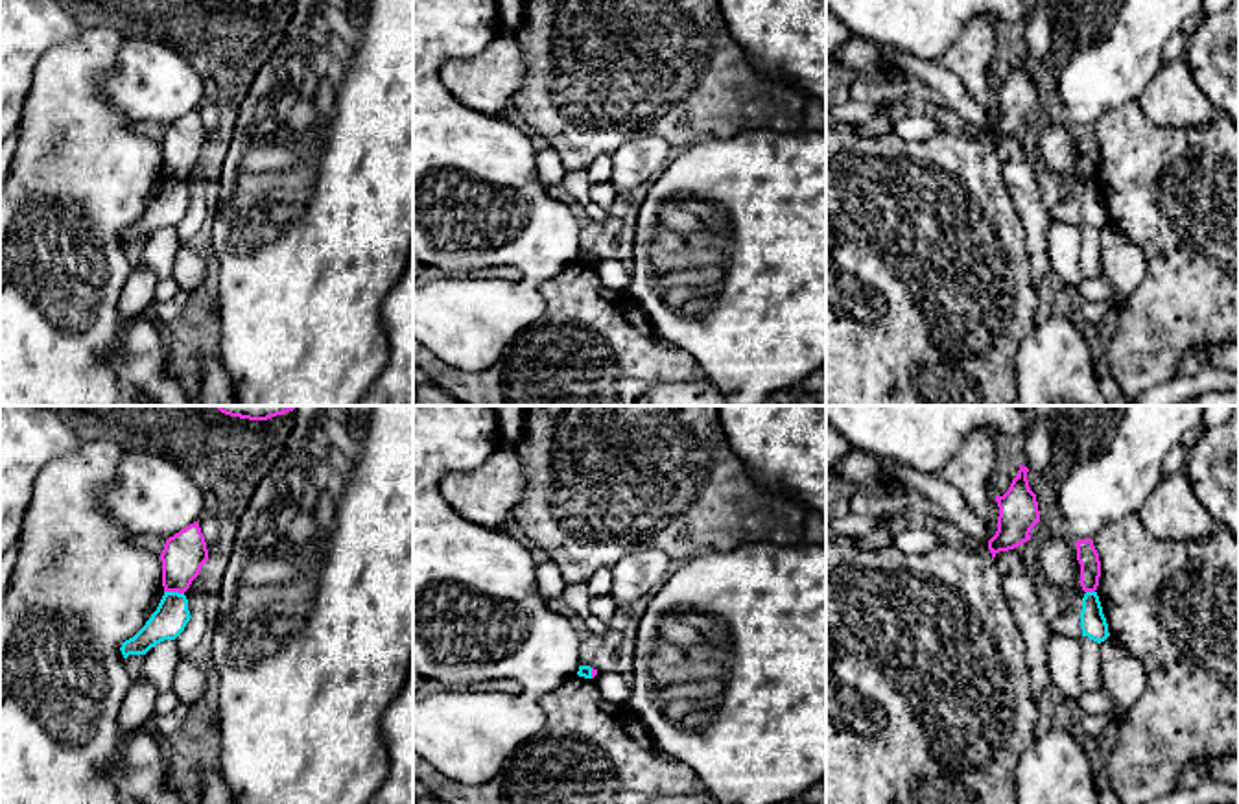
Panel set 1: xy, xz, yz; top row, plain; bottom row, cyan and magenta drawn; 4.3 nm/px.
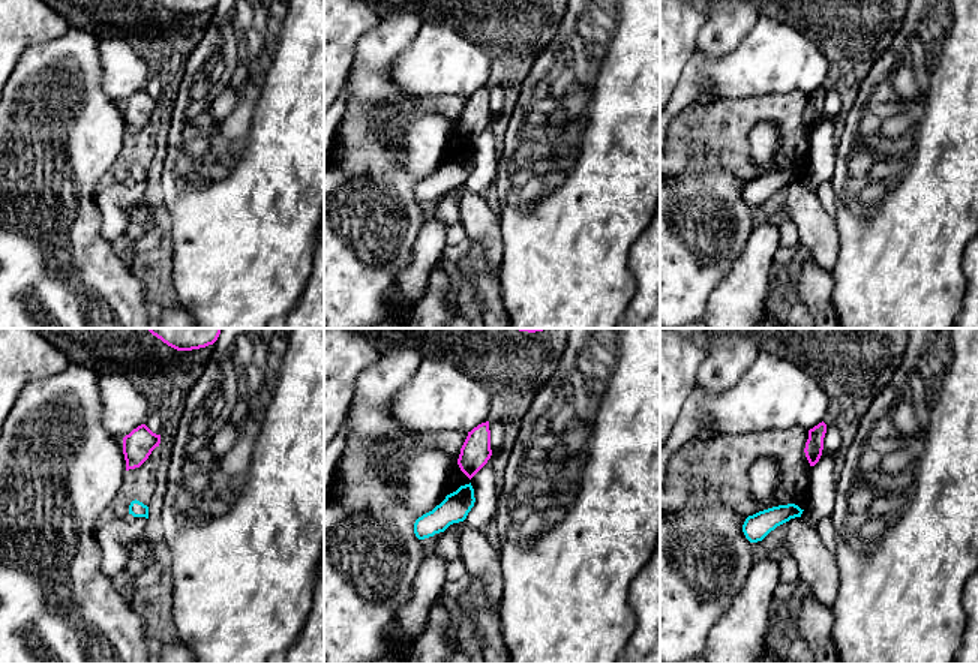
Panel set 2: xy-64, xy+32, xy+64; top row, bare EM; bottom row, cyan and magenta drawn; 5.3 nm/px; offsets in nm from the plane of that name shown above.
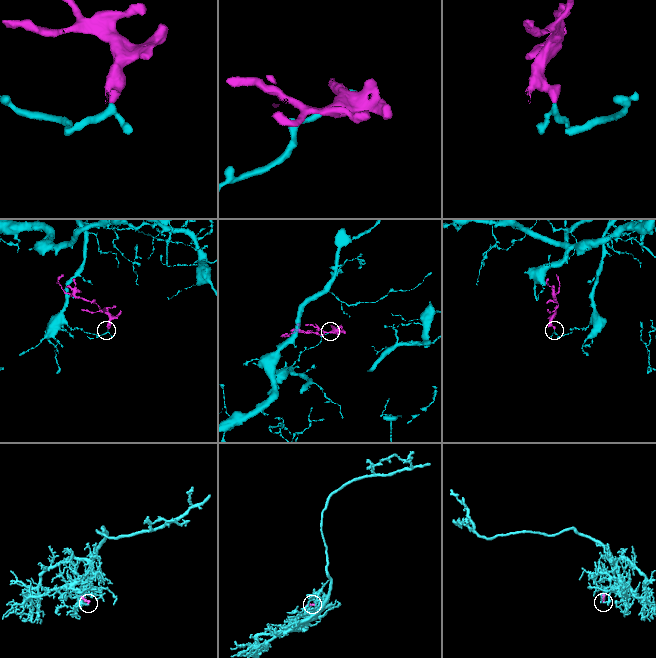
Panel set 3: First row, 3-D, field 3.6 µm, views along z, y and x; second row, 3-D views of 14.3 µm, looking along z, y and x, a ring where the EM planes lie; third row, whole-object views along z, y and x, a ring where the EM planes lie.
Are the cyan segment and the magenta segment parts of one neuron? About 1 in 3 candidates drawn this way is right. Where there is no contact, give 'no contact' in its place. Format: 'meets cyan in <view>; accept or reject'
meets cyan in xy; reject

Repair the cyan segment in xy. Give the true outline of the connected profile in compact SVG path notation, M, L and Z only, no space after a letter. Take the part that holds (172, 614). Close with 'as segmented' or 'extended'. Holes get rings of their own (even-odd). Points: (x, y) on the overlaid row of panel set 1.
M164 592L157 610L146 625L120 647L124 658L129 655L146 655L164 640L175 640L190 621L188 599L179 592Z | as segmented

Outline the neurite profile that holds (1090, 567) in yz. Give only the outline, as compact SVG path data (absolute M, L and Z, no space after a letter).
M1092 538L1077 540L1077 561L1080 564L1080 586L1095 592L1101 577L1101 561Z

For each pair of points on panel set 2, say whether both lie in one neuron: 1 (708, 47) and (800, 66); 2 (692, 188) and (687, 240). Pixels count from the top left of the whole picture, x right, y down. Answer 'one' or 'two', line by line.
1: two
2: one

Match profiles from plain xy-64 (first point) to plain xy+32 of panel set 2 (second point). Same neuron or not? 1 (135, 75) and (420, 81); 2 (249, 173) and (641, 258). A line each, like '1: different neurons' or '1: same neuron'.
1: same neuron
2: different neurons

